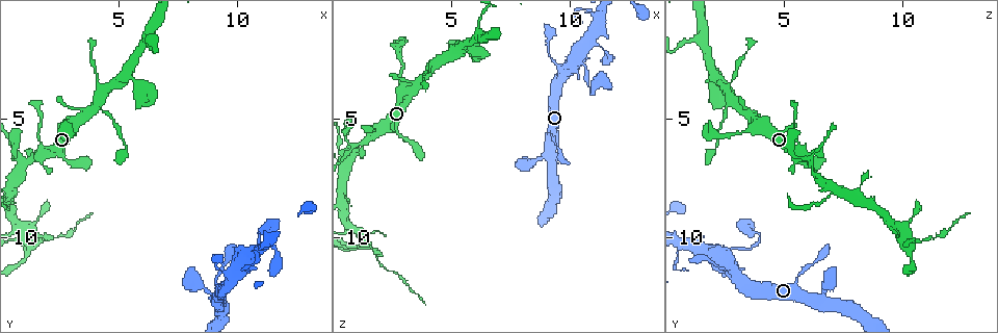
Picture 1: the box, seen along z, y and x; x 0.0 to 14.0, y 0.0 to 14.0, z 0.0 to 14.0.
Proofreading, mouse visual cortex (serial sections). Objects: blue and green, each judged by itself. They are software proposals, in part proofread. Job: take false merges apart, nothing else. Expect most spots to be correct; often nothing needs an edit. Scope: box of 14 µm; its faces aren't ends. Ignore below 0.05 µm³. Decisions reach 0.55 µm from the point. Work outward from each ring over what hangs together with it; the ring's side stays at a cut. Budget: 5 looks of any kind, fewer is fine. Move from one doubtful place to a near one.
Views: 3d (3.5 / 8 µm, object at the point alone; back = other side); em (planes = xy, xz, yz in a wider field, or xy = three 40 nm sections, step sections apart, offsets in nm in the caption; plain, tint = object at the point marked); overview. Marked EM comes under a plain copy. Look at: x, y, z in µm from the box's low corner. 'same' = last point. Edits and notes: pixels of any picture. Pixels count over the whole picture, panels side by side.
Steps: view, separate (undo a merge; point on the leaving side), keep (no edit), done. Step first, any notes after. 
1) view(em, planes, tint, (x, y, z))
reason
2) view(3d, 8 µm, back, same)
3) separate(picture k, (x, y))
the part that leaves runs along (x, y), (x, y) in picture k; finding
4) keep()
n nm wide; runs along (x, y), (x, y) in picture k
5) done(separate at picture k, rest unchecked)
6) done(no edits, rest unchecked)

view(3d, 3.5 µm, (3.0, 5.6, 2.9))

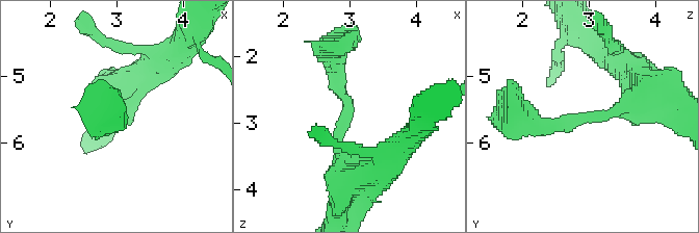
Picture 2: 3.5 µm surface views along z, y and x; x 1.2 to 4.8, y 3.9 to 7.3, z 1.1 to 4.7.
view(em, xy, step 1, tint, (3.05, 5.65, 2.85))
shape alone is not enough

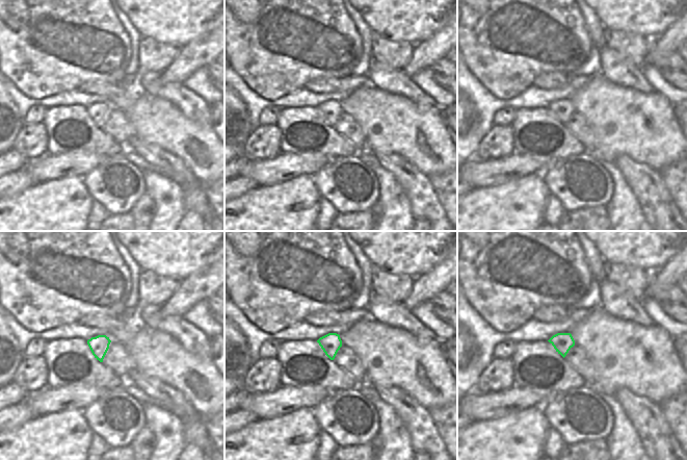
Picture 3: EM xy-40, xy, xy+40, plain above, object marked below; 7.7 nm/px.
keep()
runs along (350, 172), (339, 153), (350, 105), (333, 52) in picture 2; continuous, no second cell

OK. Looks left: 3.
view(em, xy, step 1, tint, (1.1, 6.9, 6.1))
calibre changes

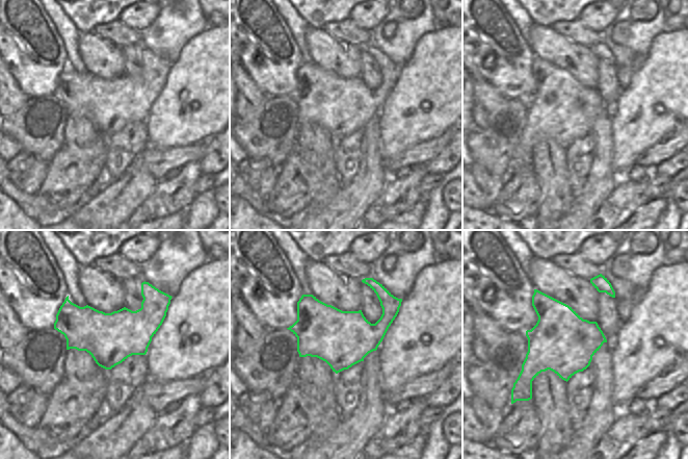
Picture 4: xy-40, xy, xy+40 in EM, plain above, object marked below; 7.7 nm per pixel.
view(3d, 3.5 µm, back, same)

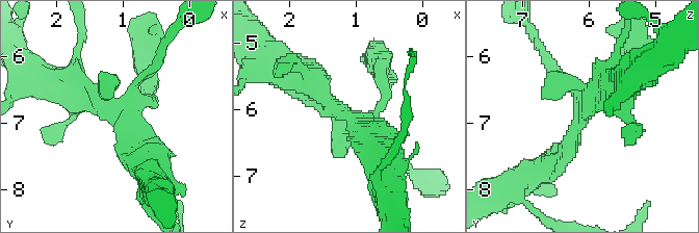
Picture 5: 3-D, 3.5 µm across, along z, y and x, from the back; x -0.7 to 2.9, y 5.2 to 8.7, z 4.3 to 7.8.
keep()
440 nm wide; runs along (70, 86), (121, 122), (143, 163) in picture 5; one cell here

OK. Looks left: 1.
done(no edits, rest unchecked)

